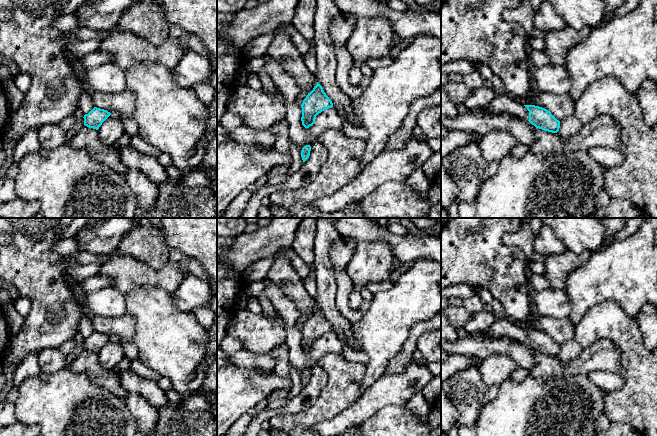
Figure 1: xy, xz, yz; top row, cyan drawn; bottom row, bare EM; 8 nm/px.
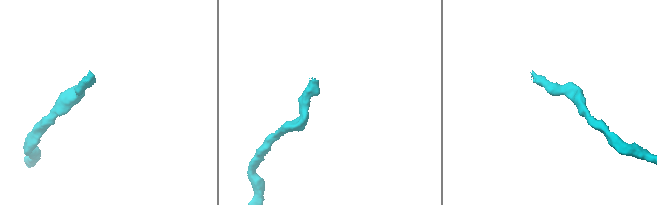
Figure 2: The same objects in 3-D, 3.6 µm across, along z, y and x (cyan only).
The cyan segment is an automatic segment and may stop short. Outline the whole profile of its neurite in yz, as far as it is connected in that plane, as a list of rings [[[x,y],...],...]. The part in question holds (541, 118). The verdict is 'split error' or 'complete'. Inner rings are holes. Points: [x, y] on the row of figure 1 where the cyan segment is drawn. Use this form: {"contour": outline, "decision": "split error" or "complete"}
{"contour": [[[495,92],[487,109],[494,112],[507,112],[521,119],[528,120],[536,128],[544,131],[557,133],[560,121],[550,111],[535,105],[522,105],[516,98],[506,92]]], "decision": "split error"}

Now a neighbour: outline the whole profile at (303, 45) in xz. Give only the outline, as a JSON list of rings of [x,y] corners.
[[[291,24],[280,25],[279,28],[289,34],[293,44],[301,54],[305,55],[310,51],[311,42],[305,39]]]

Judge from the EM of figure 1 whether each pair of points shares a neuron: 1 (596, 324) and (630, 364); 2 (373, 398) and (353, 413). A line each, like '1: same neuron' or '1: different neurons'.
1: same neuron
2: same neuron

